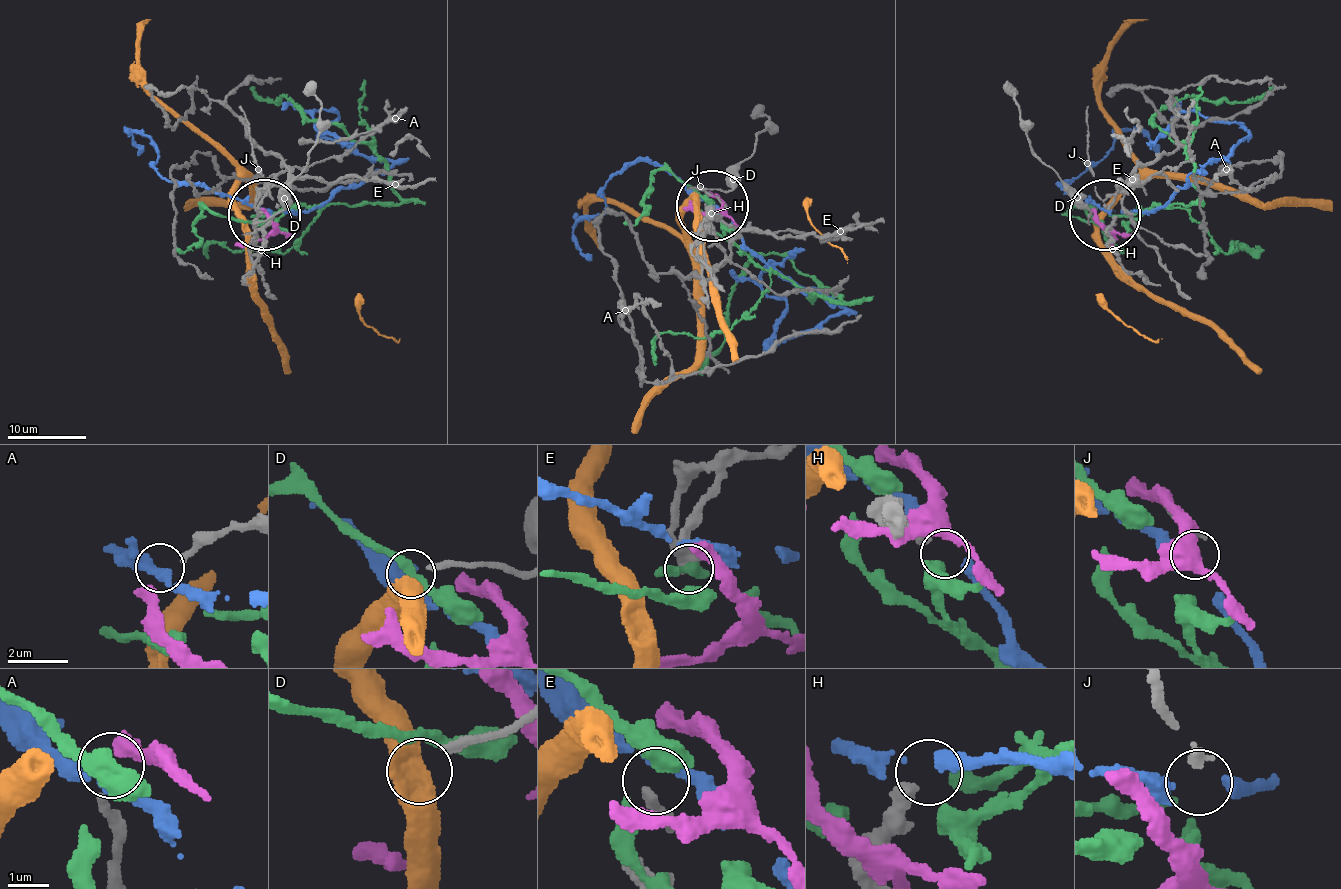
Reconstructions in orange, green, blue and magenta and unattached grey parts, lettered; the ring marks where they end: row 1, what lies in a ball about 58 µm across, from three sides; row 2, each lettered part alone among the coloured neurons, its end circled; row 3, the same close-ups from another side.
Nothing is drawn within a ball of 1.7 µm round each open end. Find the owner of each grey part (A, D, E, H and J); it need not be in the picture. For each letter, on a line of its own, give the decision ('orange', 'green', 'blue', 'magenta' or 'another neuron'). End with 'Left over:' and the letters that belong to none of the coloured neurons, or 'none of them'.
A: magenta
D: orange
E: another neuron
H: blue
J: another neuron
Left over: E, J

